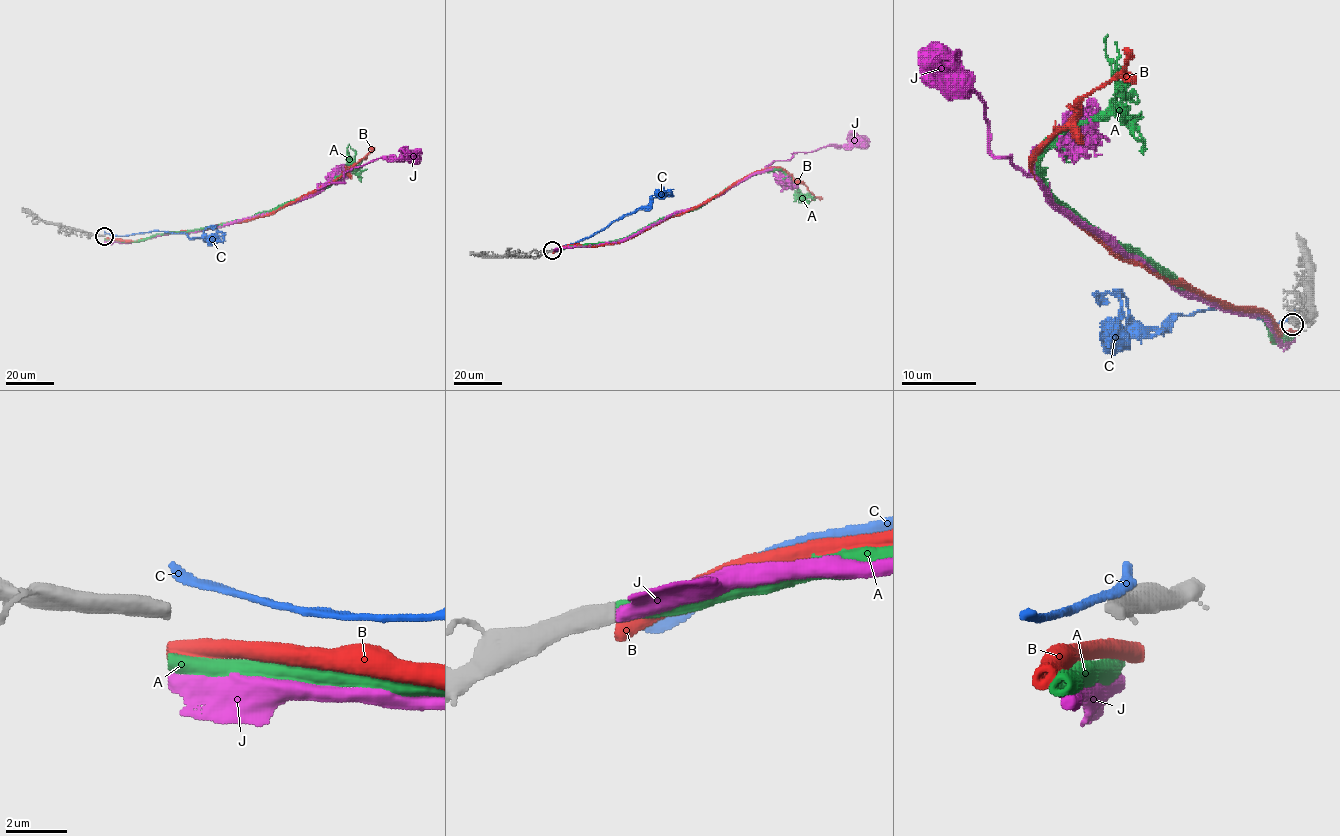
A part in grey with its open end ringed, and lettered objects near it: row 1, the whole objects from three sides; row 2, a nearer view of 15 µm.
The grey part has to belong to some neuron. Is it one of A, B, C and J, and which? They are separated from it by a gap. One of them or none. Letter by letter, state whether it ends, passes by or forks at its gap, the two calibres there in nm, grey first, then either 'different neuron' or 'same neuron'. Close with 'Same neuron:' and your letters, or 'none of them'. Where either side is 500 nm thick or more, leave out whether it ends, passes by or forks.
A: calibres 500 and 500 nm; same neuron
B: calibres 500 and 600 nm; different neuron
C: calibres 500 and 440 nm; different neuron
J: calibres 500 and 480 nm; different neuron
Same neuron: A

